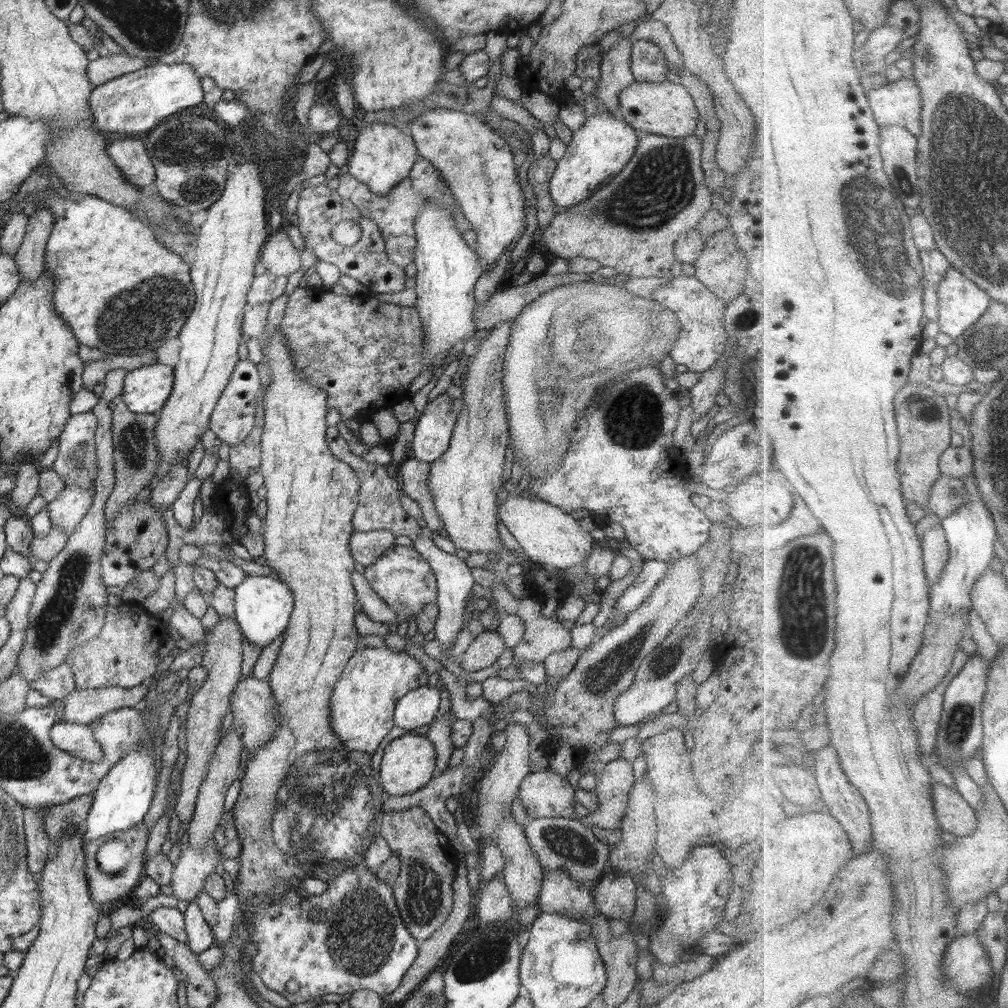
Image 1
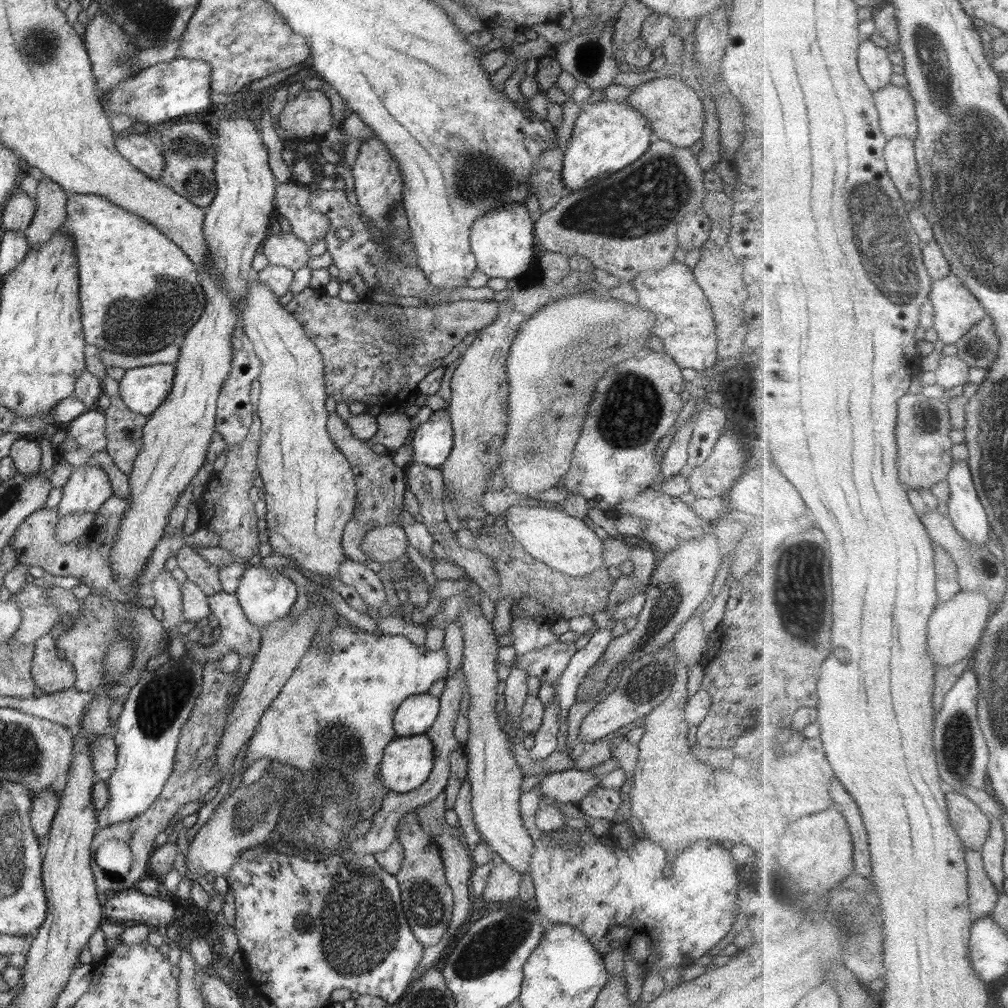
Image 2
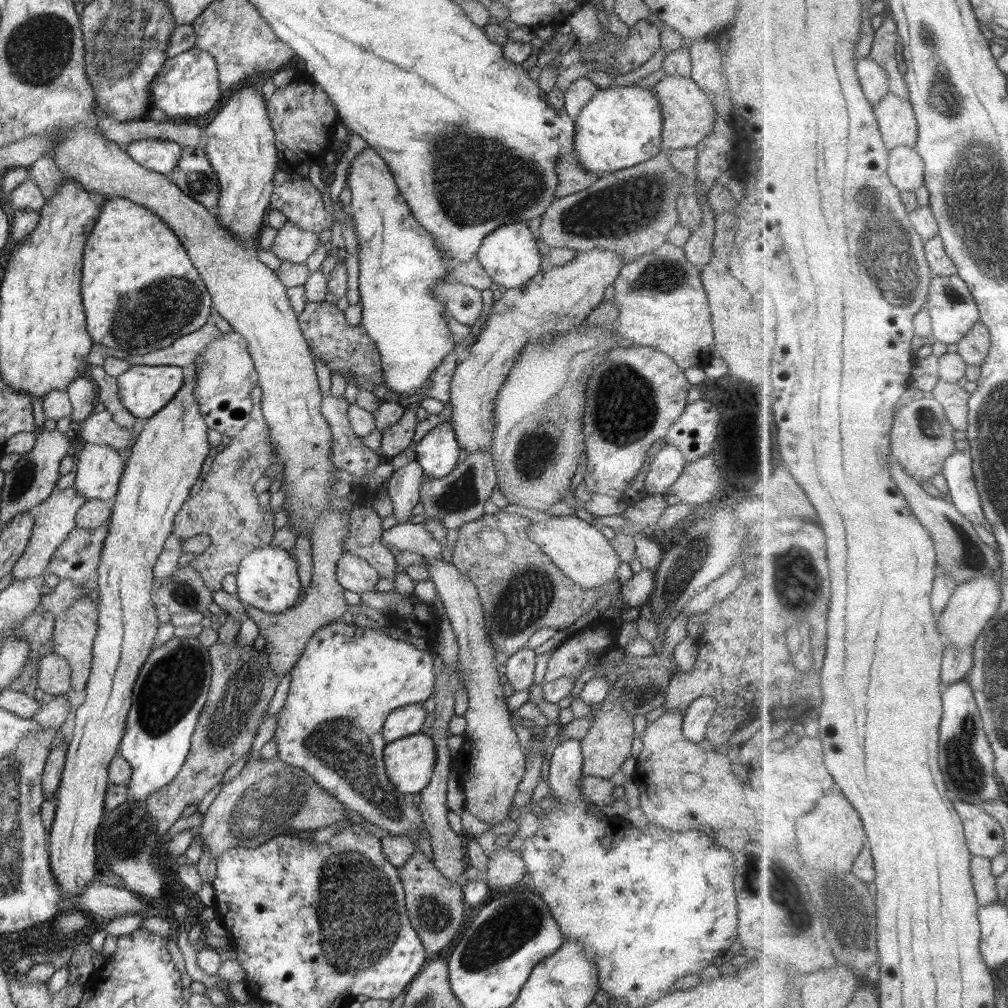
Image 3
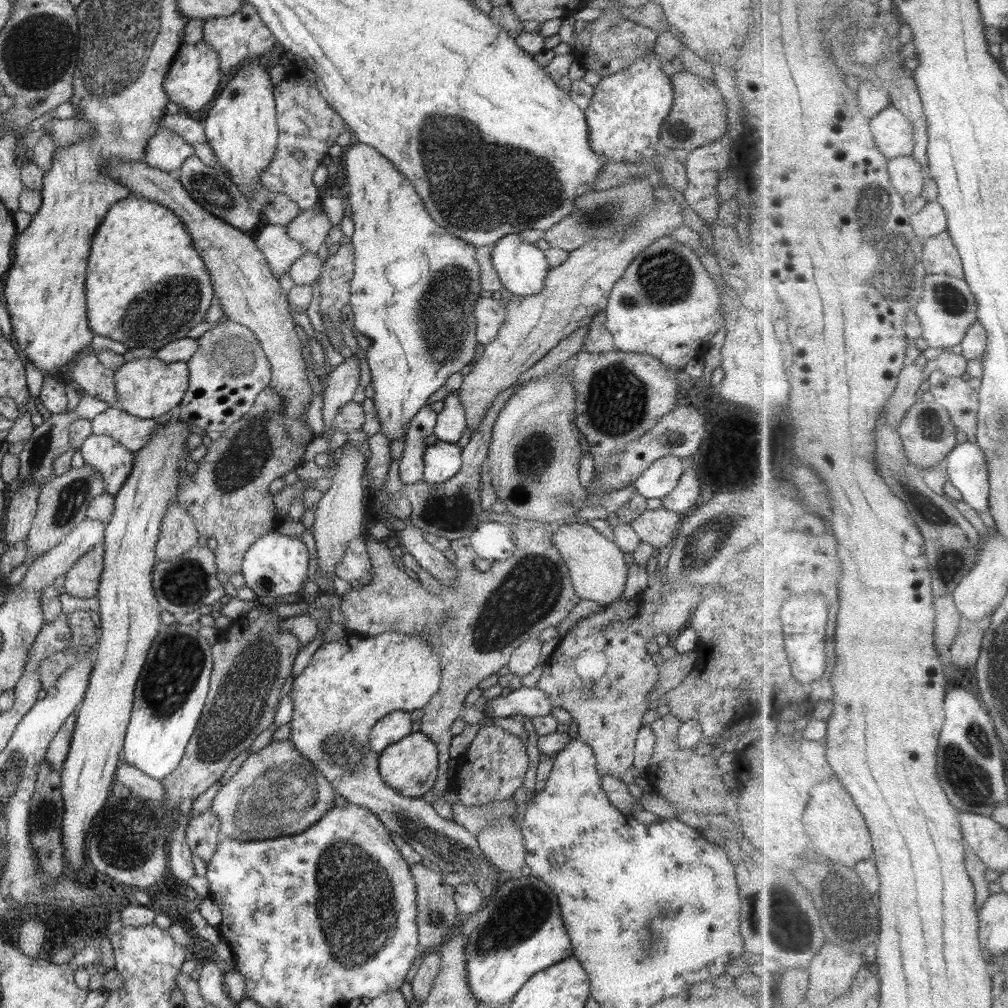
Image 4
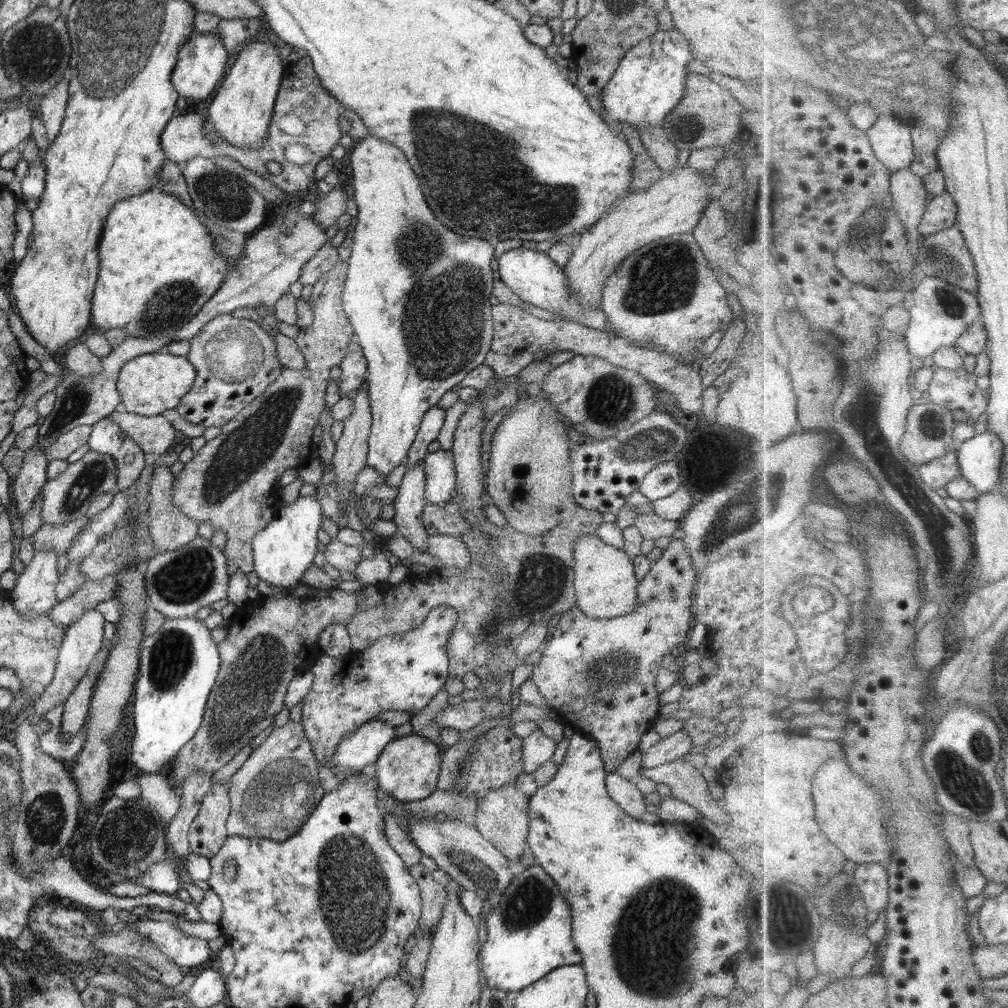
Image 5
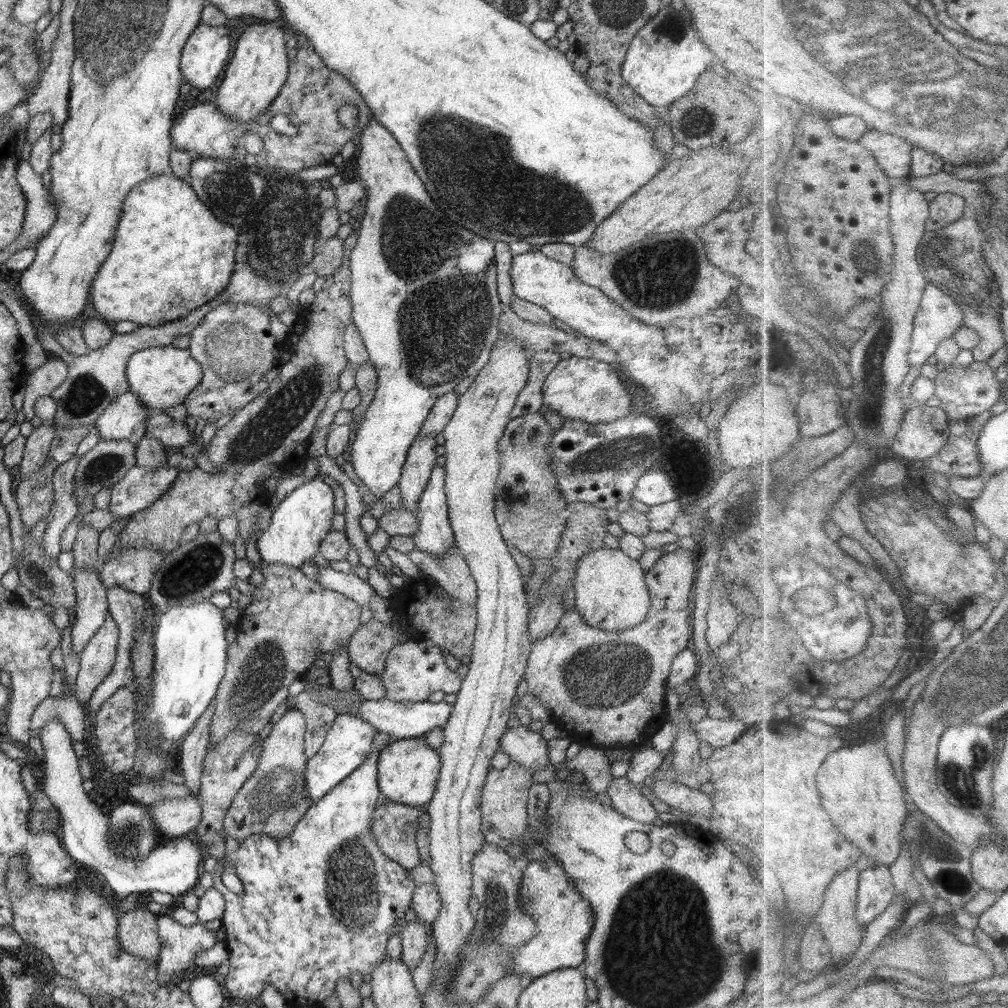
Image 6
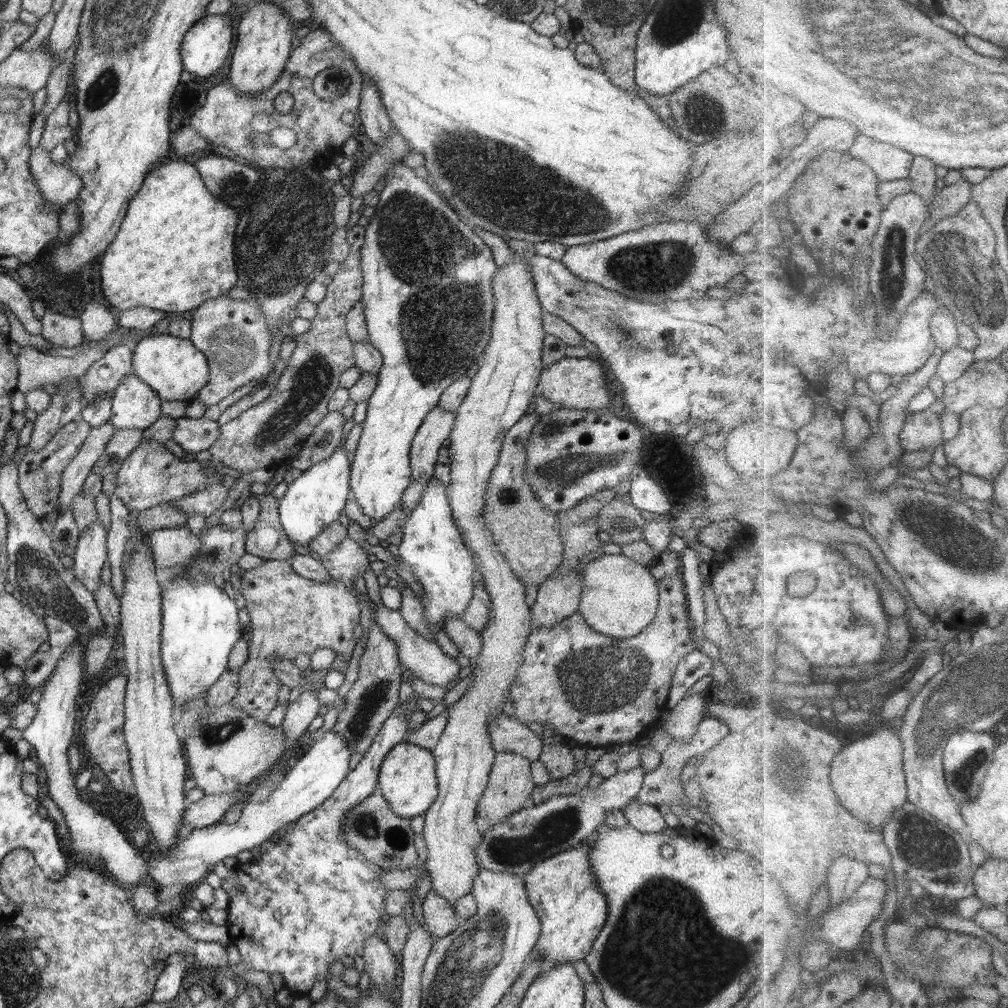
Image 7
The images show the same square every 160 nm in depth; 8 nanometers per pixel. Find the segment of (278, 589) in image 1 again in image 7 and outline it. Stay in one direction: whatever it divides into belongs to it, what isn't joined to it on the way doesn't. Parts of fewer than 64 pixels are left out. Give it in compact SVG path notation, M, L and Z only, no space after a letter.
M343 446L336 448L328 460L321 460L312 468L305 469L300 477L288 484L284 496L279 498L278 513L290 542L308 545L329 524L339 520L346 500L351 497L350 475L350 460Z

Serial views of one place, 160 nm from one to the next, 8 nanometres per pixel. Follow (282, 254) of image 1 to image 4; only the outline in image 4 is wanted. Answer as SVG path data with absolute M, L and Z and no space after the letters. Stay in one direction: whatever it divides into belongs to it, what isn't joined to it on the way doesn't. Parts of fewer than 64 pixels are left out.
M322 207L302 210L296 218L286 225L286 233L298 241L306 253L317 252L326 241L332 225Z

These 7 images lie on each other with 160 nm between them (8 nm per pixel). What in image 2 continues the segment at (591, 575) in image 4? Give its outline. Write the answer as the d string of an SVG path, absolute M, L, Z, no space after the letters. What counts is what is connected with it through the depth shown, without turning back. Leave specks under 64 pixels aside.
M550 504L511 506L505 512L506 526L511 535L536 560L573 577L583 577L603 568L603 540L583 520L573 518Z

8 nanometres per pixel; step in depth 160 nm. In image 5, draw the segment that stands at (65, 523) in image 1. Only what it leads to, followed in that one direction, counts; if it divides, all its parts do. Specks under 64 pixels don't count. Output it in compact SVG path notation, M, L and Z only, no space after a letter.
M109 416L93 425L87 445L90 451L107 454L116 463L116 493L125 488L133 489L135 482L140 480L142 470L147 468L144 461L145 452L128 438L120 427Z

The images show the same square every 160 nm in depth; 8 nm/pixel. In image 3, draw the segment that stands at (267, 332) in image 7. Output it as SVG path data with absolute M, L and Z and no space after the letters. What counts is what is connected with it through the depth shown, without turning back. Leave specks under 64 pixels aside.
M236 331L217 336L207 344L207 347L195 363L196 387L195 397L200 404L200 414L206 426L217 430L230 438L236 436L250 420L252 412L252 397L250 393L258 388L258 373L253 358L247 347L247 340Z

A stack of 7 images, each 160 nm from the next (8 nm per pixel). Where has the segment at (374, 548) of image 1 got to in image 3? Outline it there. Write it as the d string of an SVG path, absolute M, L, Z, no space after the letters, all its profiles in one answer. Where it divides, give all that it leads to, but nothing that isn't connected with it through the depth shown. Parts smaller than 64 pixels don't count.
M398 523L383 530L381 541L395 553L416 552L425 558L441 558L441 545L423 524Z

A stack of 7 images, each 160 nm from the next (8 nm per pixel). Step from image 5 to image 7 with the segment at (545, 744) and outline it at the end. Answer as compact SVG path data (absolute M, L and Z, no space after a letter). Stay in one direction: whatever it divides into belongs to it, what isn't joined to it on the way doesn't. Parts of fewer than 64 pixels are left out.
M496 715L488 725L492 748L497 752L513 753L531 762L542 755L542 736L537 736L529 726L514 717Z

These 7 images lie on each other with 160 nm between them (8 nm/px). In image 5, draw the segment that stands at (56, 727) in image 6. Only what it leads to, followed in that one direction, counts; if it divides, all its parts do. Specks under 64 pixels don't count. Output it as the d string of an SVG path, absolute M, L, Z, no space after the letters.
M171 852L168 853L163 862L153 864L144 874L139 874L135 878L126 878L127 882L144 886L150 893L176 894L182 888L179 876L182 864L179 864L178 858Z

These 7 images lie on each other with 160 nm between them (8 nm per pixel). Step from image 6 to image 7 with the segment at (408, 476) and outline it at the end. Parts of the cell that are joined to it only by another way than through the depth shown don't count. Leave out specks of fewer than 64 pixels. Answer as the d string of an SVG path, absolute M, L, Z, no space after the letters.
M439 406L426 415L411 442L411 482L429 481L434 476L438 452L452 432L455 416L455 412L444 412Z

